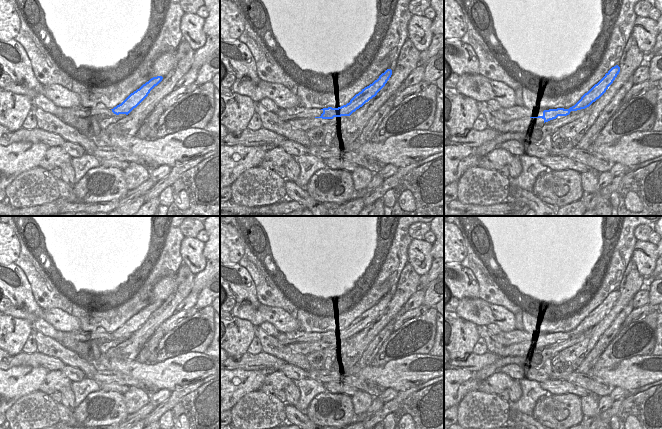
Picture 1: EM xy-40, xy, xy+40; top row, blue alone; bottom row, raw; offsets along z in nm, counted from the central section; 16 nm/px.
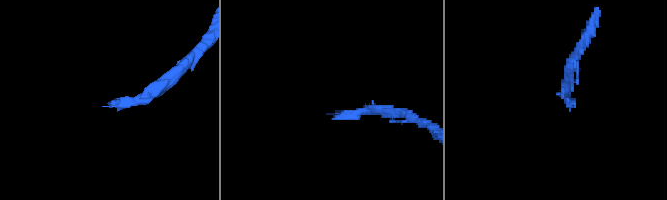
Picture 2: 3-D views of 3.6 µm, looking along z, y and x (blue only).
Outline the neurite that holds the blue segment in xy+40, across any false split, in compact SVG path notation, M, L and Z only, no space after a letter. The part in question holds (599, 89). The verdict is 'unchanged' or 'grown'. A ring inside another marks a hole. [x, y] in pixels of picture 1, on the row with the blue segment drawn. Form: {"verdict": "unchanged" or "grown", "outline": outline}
{"verdict": "grown", "outline": "M618 65L612 67L605 76L595 84L581 99L569 109L557 108L544 110L542 116L525 117L509 122L504 122L498 128L498 132L525 132L537 126L543 125L545 122L556 119L558 116L567 116L571 111L577 111L589 107L593 102L599 99L613 83L620 72Z"}

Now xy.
{"verdict": "grown", "outline": "M387 69L382 73L377 80L372 84L362 89L361 92L356 94L349 103L338 108L323 108L323 113L320 117L315 118L299 118L289 120L289 124L299 130L306 131L310 128L321 126L325 123L330 122L334 117L350 116L357 109L362 107L366 102L375 97L377 93L385 86L387 81L392 75L392 70Z"}

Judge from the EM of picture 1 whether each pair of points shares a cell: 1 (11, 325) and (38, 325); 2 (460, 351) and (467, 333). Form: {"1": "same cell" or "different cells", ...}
{"1": "different cells", "2": "same cell"}

